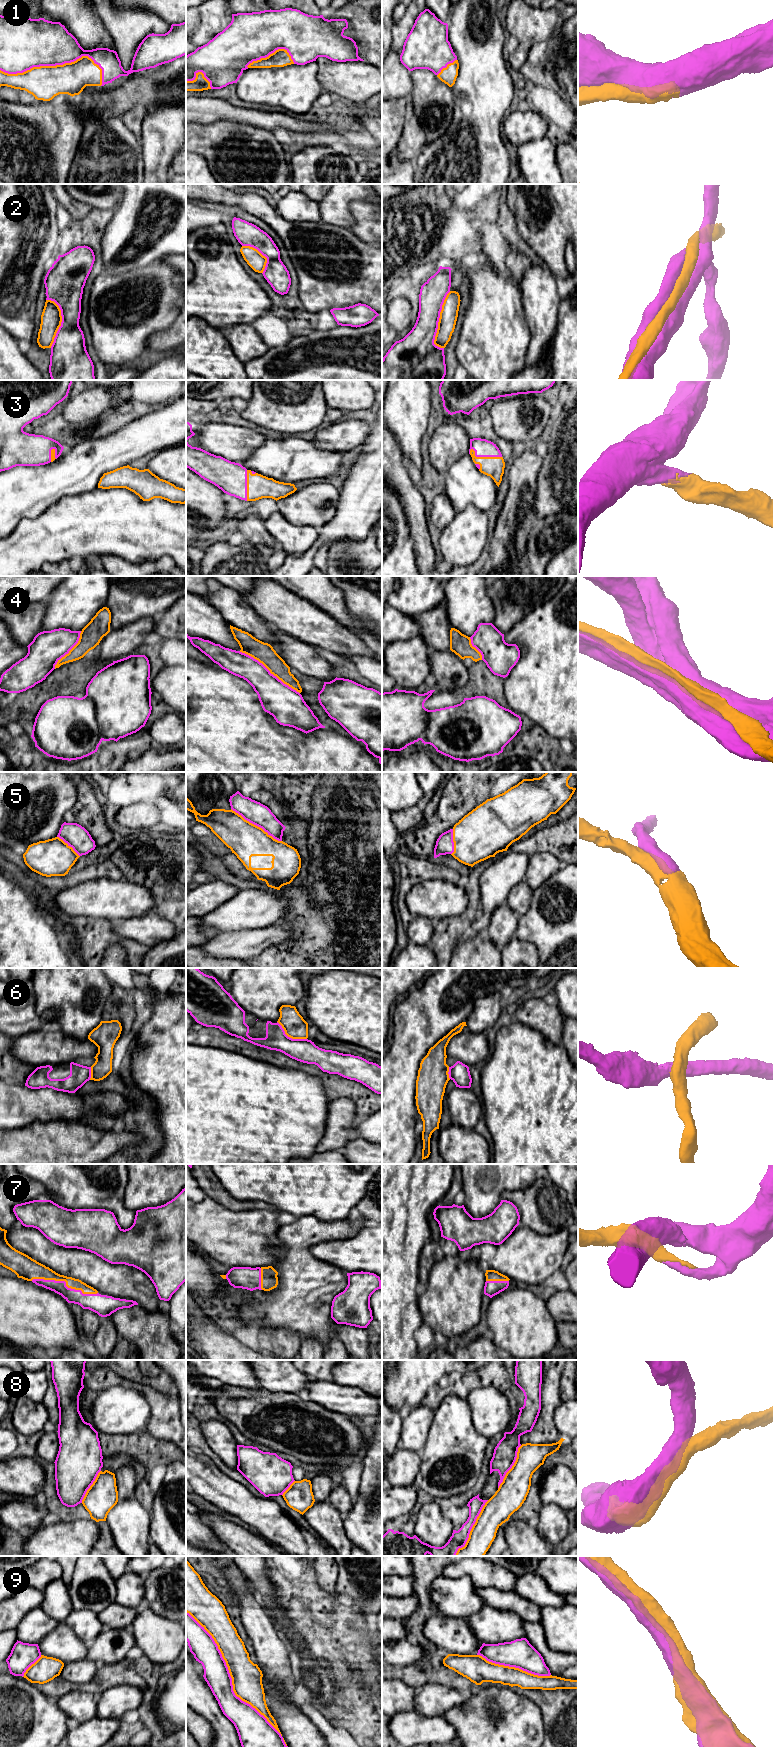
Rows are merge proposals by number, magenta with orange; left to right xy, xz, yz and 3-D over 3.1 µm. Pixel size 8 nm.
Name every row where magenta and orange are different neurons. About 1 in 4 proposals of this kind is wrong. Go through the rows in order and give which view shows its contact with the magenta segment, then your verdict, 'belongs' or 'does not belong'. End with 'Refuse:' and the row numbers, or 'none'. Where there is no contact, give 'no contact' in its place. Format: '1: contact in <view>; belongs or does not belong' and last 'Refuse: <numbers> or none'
1: contact in xy; belongs
2: contact in yz; belongs
3: contact in yz; belongs
4: contact in xz; does not belong
5: contact in xz; belongs
6: contact in xz; does not belong
7: contact in xy; belongs
8: contact in yz; belongs
9: contact in xz; does not belong
Refuse: 4, 6, 9

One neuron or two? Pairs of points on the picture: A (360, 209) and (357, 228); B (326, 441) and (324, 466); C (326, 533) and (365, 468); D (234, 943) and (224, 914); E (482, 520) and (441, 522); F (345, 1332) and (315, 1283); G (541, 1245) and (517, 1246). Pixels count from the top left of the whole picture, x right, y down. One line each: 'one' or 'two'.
A: one
B: two
C: one
D: two
E: two
F: two
G: one

